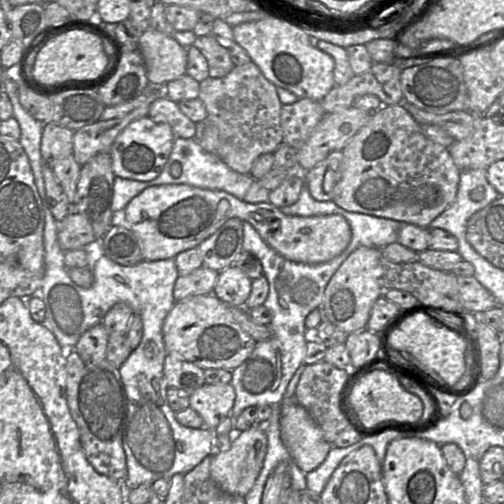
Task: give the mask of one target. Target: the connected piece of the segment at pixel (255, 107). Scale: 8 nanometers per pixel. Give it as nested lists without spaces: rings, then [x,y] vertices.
[[[252,61],[235,66],[224,77],[208,77],[200,82],[198,98],[207,110],[208,121],[218,128],[219,147],[217,155],[231,170],[240,174],[250,174],[253,164],[261,155],[274,153],[284,143],[281,127],[282,104],[277,94],[277,87],[264,77]]]

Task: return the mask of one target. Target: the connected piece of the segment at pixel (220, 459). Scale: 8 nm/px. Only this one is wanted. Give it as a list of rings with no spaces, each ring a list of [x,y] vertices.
[[[256,423],[249,429],[242,431],[228,450],[214,451],[210,464],[211,477],[223,491],[245,497],[252,489],[263,467],[266,452],[266,433]]]

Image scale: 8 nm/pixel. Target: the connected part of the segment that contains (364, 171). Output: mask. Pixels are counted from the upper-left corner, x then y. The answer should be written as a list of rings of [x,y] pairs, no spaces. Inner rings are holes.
[[[405,103],[382,106],[371,113],[369,121],[350,139],[342,153],[344,171],[334,187],[332,201],[348,212],[386,218],[429,230],[430,223],[456,198],[460,171],[448,148],[424,135],[422,126],[406,109]]]

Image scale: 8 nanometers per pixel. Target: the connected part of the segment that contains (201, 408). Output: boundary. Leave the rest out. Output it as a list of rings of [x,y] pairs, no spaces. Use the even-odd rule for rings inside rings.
[[[205,383],[189,397],[189,406],[203,419],[204,426],[216,428],[230,412],[235,401],[235,390],[231,383]]]

